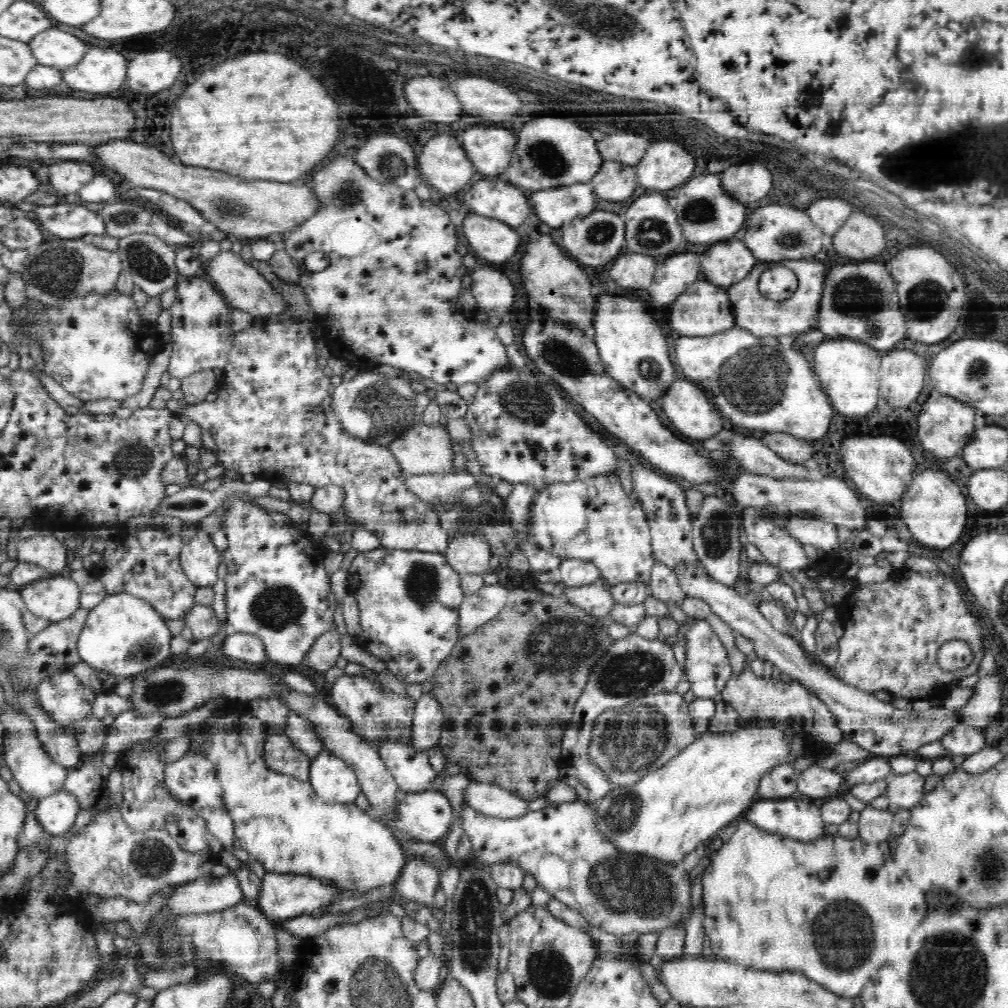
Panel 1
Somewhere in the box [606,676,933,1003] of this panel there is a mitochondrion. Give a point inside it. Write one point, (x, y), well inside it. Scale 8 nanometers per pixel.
(843, 937)

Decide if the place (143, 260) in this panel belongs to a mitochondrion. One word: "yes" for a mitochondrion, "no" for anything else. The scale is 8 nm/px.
yes

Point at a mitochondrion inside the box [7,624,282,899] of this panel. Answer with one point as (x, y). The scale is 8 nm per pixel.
(149, 857)

